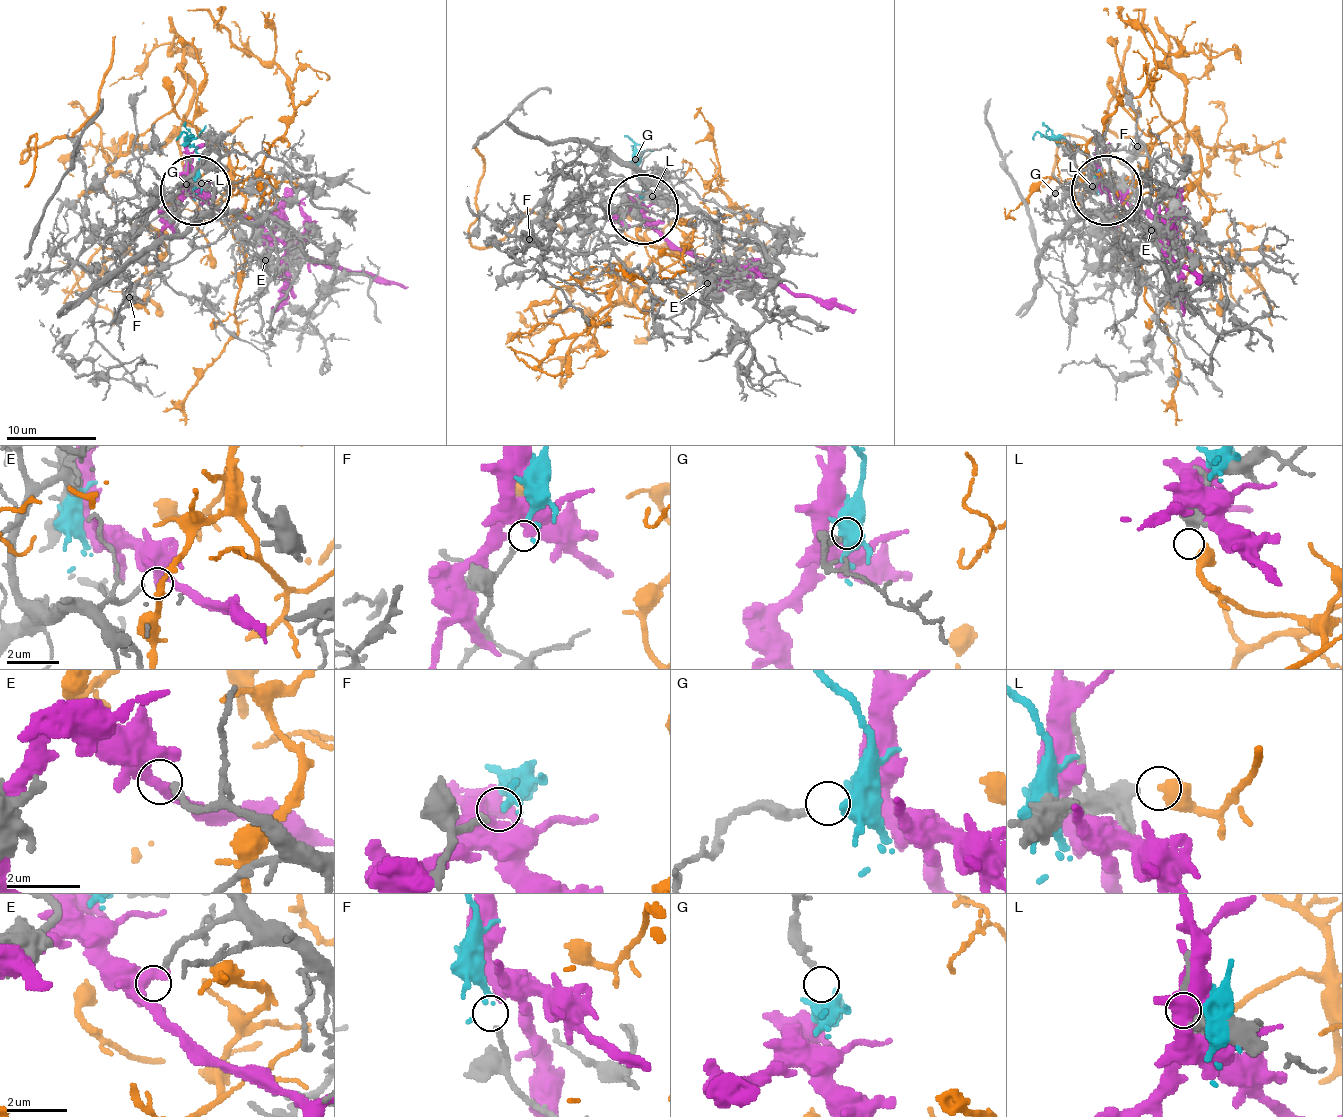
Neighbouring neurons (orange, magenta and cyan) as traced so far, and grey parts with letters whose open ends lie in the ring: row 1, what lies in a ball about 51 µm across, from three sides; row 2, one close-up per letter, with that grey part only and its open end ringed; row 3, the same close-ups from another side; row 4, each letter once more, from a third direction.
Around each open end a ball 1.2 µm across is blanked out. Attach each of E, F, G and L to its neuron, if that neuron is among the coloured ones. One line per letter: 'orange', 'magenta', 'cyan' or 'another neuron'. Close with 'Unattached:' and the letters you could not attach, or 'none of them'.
E: another neuron
F: cyan
G: another neuron
L: another neuron
Unattached: E, G, L

